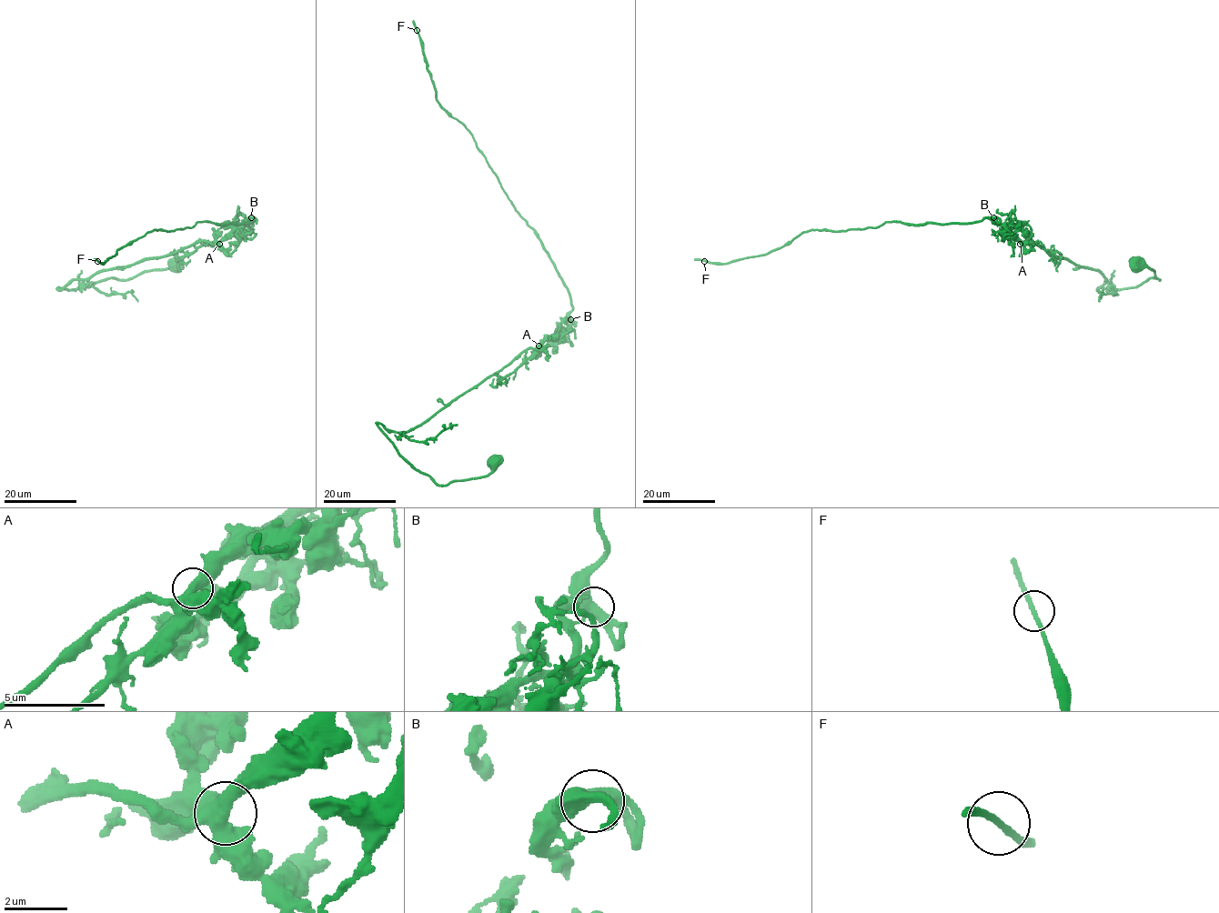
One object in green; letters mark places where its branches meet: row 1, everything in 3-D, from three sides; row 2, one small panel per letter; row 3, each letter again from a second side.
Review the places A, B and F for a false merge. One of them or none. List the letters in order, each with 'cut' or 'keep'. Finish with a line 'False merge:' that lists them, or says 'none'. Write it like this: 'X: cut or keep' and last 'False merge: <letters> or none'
A: keep
B: keep
F: keep
False merge: none

